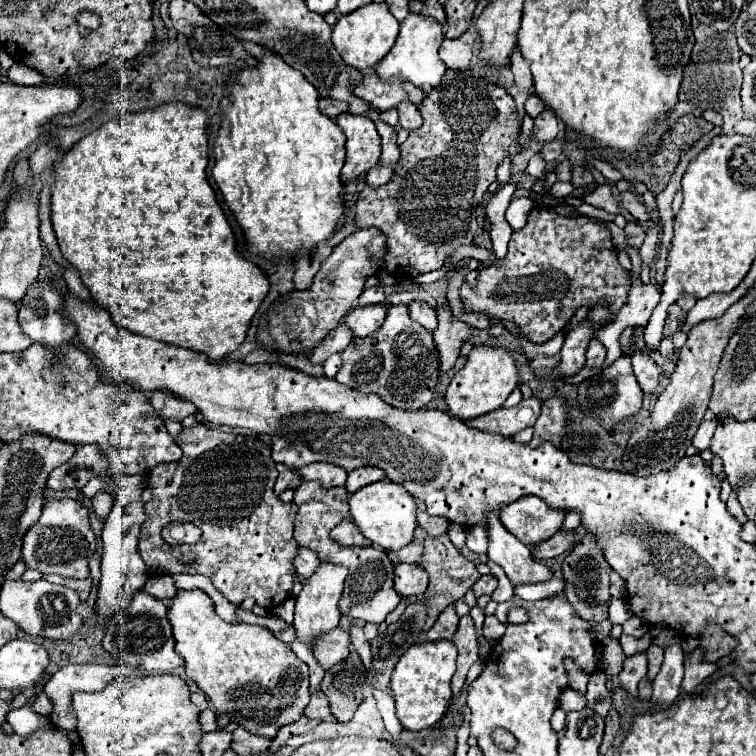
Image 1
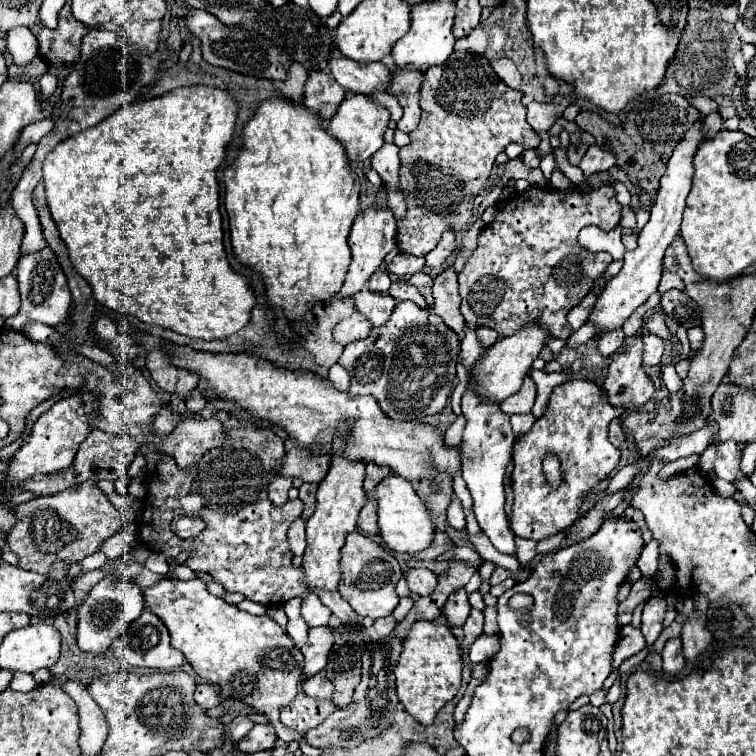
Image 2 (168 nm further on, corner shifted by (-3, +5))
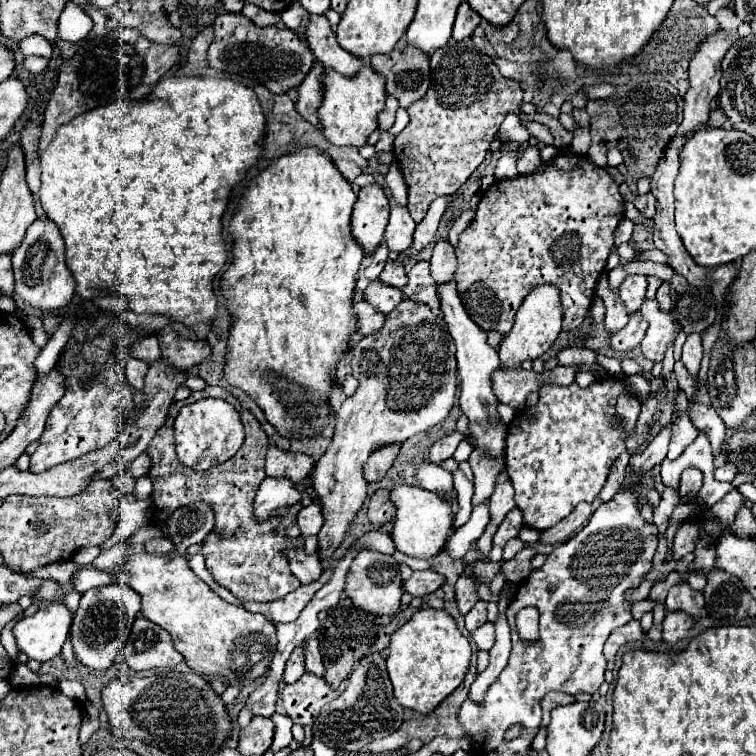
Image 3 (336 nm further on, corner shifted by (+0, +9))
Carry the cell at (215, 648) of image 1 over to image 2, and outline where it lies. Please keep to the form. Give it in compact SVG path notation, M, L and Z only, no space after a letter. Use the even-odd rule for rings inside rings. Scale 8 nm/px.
M162 580L144 590L148 608L170 630L172 646L180 650L196 674L218 688L224 700L240 700L264 714L284 742L294 740L294 732L284 730L278 714L300 692L304 676L304 656L288 634L268 616L252 616L210 594L202 580Z

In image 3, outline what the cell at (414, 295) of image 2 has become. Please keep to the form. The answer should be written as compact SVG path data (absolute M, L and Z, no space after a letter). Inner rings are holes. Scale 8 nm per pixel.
M399 258L395 260L387 260L383 272L379 274L379 280L389 284L389 286L395 286L395 288L403 288L407 284L407 276L405 276L405 268L403 268L403 262Z

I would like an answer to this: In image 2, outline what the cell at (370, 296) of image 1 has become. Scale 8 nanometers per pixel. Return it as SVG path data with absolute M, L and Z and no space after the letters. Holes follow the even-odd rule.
M376 270L372 276L370 276L370 280L368 280L368 290L370 292L380 292L380 294L386 294L388 292L388 288L390 288L390 284L392 284L392 280L390 280L390 276L386 274L386 272L380 272L380 270Z

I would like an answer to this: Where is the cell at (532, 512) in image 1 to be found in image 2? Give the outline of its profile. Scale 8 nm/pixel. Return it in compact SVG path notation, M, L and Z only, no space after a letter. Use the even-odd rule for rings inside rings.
M572 380L554 388L544 416L534 422L530 432L522 434L514 442L514 504L510 528L516 536L538 542L574 524L574 520L580 516L584 494L590 492L592 486L602 478L612 476L618 466L620 450L608 440L608 424L622 414L624 408L610 406L604 392L594 382ZM550 452L560 458L564 470L564 486L556 490L544 482L542 472L542 460Z

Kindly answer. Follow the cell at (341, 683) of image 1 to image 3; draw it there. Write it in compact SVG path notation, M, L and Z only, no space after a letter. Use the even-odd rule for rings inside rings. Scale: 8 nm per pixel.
M343 596L339 600L339 604L329 610L329 614L317 634L317 640L319 640L319 650L323 654L323 664L325 664L323 678L329 686L333 686L333 690L337 690L347 680L347 676L355 670L357 662L371 652L371 646L379 632L379 624L381 624L379 616L353 606L353 602L347 596Z

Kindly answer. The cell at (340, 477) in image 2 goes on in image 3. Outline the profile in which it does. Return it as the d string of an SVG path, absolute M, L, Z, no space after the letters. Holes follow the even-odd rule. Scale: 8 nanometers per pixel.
M403 300L391 314L387 314L387 320L379 332L365 336L355 348L351 348L351 368L353 368L353 374L359 378L361 386L355 396L343 402L337 414L337 426L335 426L335 436L331 440L331 446L327 448L327 452L321 456L321 460L315 464L315 470L313 470L313 488L321 496L323 518L325 518L325 526L317 536L321 558L333 556L351 520L355 518L357 510L367 498L363 462L369 458L375 446L383 446L389 442L405 442L407 438L419 432L425 432L427 428L445 420L449 410L453 408L457 386L459 386L455 346L445 322L439 320L429 310L427 304L413 302L413 300Z

